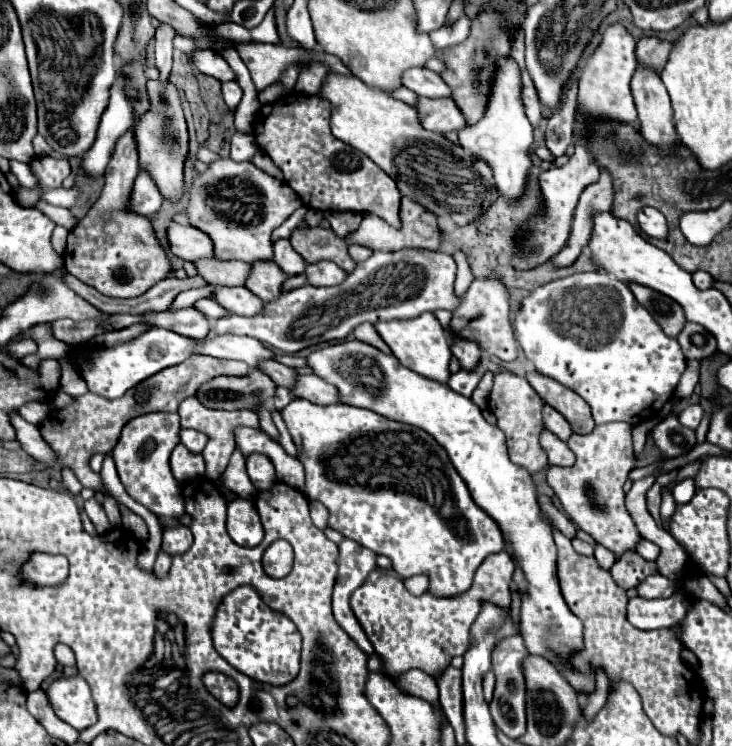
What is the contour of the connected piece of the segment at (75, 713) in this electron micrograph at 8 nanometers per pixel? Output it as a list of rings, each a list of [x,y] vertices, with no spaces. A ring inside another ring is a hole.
[[[60,676],[44,692],[56,716],[70,726],[84,730],[98,720],[96,706],[90,696],[90,686],[84,678]]]

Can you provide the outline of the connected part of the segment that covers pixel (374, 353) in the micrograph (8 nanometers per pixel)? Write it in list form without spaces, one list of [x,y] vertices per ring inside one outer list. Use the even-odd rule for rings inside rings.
[[[358,340],[336,342],[308,354],[306,364],[316,376],[338,388],[338,400],[342,404],[366,408],[390,420],[418,426],[440,442],[440,446],[448,452],[450,462],[464,478],[476,506],[490,514],[502,530],[506,544],[504,550],[524,572],[526,588],[514,590],[520,594],[522,602],[520,636],[524,638],[526,650],[550,660],[576,694],[592,694],[596,690],[594,672],[590,670],[588,674],[582,674],[572,664],[572,656],[582,650],[582,622],[570,612],[560,592],[552,528],[542,518],[532,476],[510,462],[502,430],[488,424],[480,408],[470,398],[456,394],[446,384],[414,374],[402,366],[396,356],[386,356],[370,344]]]

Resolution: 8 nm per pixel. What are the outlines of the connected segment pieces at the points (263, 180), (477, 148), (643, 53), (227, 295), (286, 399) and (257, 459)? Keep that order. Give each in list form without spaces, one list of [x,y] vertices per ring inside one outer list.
[[[218,158],[208,164],[204,174],[196,174],[188,190],[188,222],[210,236],[214,254],[220,260],[244,260],[248,264],[256,260],[272,260],[270,234],[294,210],[302,206],[302,200],[294,190],[266,172],[258,170],[252,162],[234,162],[232,158]]]
[[[514,58],[500,60],[484,118],[476,126],[458,130],[460,144],[468,152],[480,154],[482,158],[486,158],[490,162],[490,166],[494,170],[496,186],[506,196],[506,200],[518,200],[518,196],[524,192],[526,174],[532,166],[530,152],[528,152],[532,148],[532,124],[526,118],[520,90],[522,90],[520,70],[516,66]]]
[[[642,38],[636,46],[638,64],[642,62],[644,66],[654,66],[654,70],[662,72],[670,50],[672,50],[672,42],[664,42],[658,38]]]
[[[224,286],[224,288],[216,288],[214,296],[216,296],[216,302],[232,314],[254,316],[262,312],[262,300],[254,296],[248,288]]]
[[[277,387],[274,396],[274,406],[277,410],[281,411],[291,401],[289,390],[284,387]]]
[[[252,454],[246,458],[246,472],[256,490],[268,490],[276,482],[276,472],[268,456]]]

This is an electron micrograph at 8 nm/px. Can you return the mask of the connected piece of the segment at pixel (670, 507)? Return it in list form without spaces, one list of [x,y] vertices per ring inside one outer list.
[[[666,487],[662,488],[662,503],[660,505],[660,517],[661,523],[666,531],[668,528],[669,518],[674,514],[676,509],[676,503],[673,498],[673,494]]]

